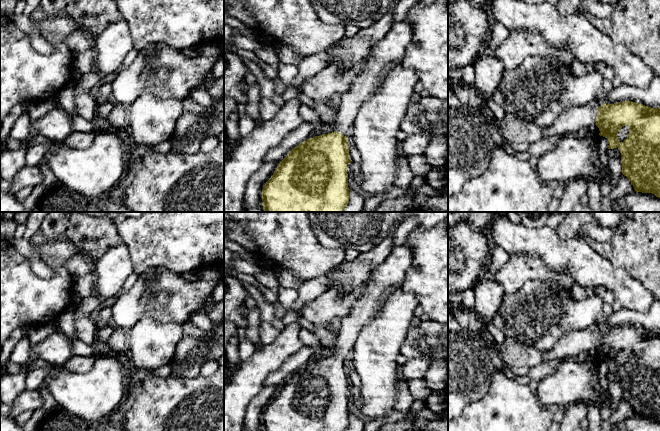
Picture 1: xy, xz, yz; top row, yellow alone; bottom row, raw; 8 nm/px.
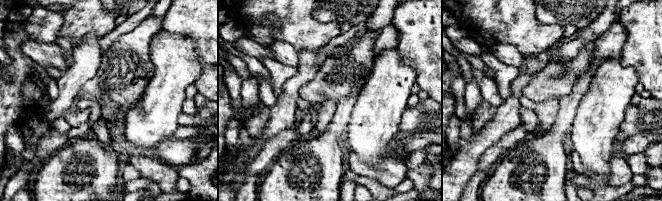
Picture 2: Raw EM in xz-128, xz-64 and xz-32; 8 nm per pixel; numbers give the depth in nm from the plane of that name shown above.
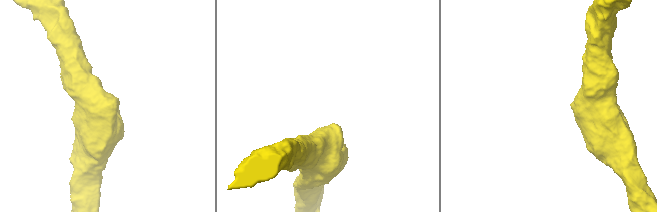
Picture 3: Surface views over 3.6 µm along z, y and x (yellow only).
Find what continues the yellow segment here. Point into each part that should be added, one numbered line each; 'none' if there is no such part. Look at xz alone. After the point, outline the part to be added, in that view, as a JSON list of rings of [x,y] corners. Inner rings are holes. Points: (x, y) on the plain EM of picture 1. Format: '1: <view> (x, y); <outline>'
1: xz (390, 273); [[[405,244],[395,246],[370,275],[363,293],[356,299],[350,313],[341,319],[341,327],[333,353],[349,361],[355,342],[385,299],[385,291],[400,285],[412,263],[412,250]]]

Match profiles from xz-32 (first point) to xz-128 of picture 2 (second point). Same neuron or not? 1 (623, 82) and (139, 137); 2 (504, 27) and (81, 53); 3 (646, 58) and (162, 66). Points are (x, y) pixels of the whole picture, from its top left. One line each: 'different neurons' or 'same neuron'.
1: same neuron
2: different neurons
3: different neurons

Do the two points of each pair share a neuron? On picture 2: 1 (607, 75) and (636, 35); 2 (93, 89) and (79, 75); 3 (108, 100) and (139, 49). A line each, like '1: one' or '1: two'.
1: two
2: two
3: one

